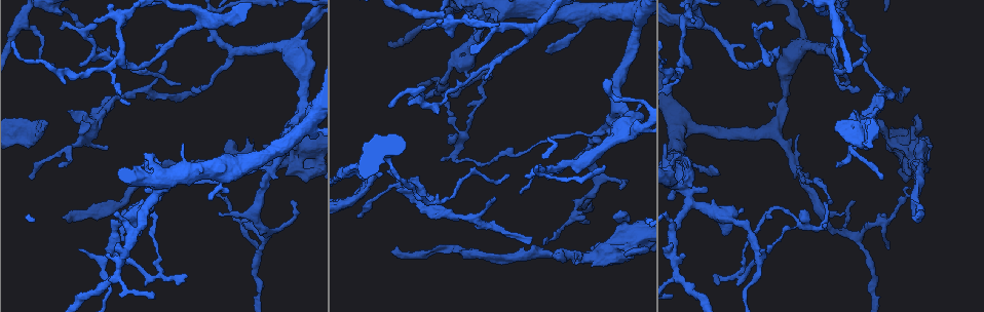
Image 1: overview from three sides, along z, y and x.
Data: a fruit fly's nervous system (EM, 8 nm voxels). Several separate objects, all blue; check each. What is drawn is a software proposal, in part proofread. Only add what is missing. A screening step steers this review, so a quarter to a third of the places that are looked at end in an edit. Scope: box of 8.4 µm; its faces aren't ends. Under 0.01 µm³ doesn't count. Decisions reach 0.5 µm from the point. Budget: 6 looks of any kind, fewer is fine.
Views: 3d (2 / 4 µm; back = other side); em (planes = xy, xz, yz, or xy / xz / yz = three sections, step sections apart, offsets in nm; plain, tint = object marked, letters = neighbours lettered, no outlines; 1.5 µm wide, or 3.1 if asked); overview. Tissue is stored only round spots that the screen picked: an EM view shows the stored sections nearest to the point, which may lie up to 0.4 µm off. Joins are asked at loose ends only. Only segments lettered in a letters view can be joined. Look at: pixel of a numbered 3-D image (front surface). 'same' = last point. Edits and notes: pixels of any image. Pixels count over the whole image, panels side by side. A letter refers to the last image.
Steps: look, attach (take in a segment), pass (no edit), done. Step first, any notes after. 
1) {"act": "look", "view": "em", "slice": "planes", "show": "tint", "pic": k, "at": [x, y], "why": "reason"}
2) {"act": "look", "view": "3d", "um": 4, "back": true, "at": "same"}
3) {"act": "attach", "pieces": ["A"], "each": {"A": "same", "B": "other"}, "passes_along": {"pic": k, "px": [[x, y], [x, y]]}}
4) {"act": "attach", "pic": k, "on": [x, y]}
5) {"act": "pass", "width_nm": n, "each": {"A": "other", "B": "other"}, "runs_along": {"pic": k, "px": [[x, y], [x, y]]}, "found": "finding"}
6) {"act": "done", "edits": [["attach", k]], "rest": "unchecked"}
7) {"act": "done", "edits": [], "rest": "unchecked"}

{"act": "look", "view": "em", "slice": "planes", "show": "letters", "pic": 1, "at": [882, 122], "why": "an open end"}

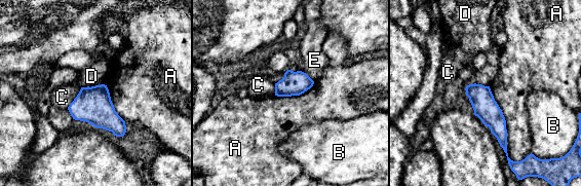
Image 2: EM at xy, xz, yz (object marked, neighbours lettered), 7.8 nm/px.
{"act": "pass", "each": {"A": "other", "B": "other", "C": "other", "D": "other", "E": "other"}, "runs_along": {"pic": 2, "px": [[469, 87], [497, 123], [504, 145]]}, "found": "no lettered segment goes on from it"}

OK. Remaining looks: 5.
{"act": "look", "view": "em", "slice": "planes", "show": "plain", "pic": 1, "at": [902, 87], "why": "an open end"}

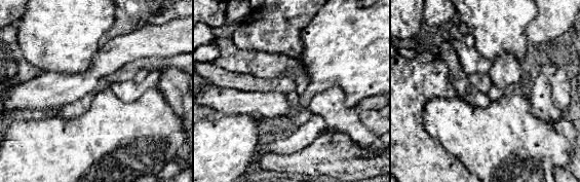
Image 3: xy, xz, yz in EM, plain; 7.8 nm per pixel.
{"act": "look", "view": "em", "slice": "planes", "show": "letters", "at": "same"}

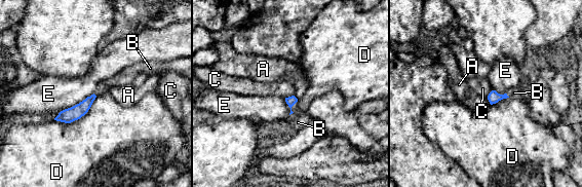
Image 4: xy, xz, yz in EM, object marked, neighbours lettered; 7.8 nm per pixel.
{"act": "attach", "pieces": ["B"], "longest_contact_nm": ["D", 380], "each": {"A": "other", "B": "same", "C": "other", "D": "other", "E": "other"}, "found": "the neuron continues"}

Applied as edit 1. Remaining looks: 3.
{"act": "look", "view": "overview", "why": "see it whole again"}

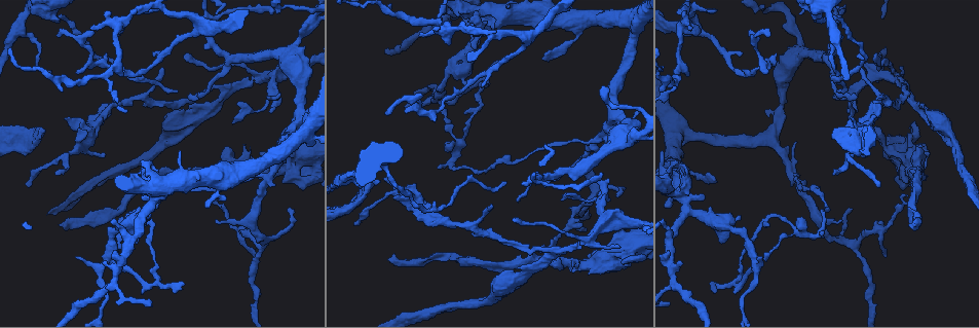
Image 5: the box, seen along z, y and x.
{"act": "look", "view": "3d", "um": 2, "pic": 5, "at": [93, 29], "why": "branch stops here"}

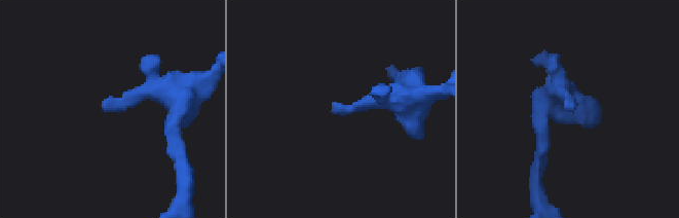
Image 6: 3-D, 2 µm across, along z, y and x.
{"act": "look", "view": "em", "slice": "planes", "show": "letters", "pic": 6, "at": [573, 112], "why": "now the EM"}

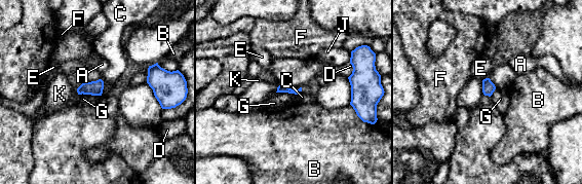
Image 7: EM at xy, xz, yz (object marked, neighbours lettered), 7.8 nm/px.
{"act": "attach", "pieces": ["K"], "each": {"A": "other", "B": "other", "C": "other", "D": "other", "E": "other", "F": "other", "G": "other", "J": "other", "K": "same"}, "found": "the neuron continues"}

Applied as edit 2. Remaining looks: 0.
{"act": "done", "edits": [["attach", 4], ["attach", 7]], "rest": "unchecked"}

